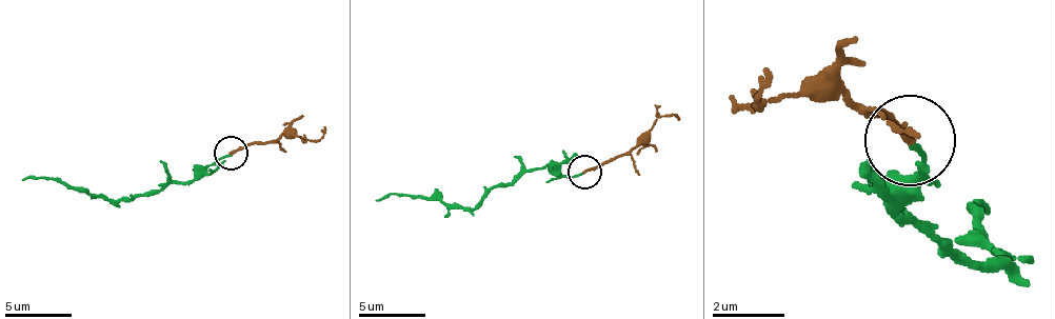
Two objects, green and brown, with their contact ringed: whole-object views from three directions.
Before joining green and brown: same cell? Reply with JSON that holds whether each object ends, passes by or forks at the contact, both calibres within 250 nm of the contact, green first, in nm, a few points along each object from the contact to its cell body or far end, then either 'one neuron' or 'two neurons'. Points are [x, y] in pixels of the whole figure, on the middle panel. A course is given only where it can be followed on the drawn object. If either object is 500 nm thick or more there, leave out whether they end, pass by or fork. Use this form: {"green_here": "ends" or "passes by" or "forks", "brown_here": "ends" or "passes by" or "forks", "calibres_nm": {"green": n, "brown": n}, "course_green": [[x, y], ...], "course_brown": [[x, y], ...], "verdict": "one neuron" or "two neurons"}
{"green_here": "ends", "brown_here": "ends", "calibres_nm": {"green": 130, "brown": 200}, "course_green": [[583, 173], [560, 176], [543, 170], [523, 170], [473, 210], [445, 206], [398, 193], [375, 199]], "course_brown": [[583, 173], [634, 145], [664, 115], [678, 119]], "verdict": "two neurons"}

